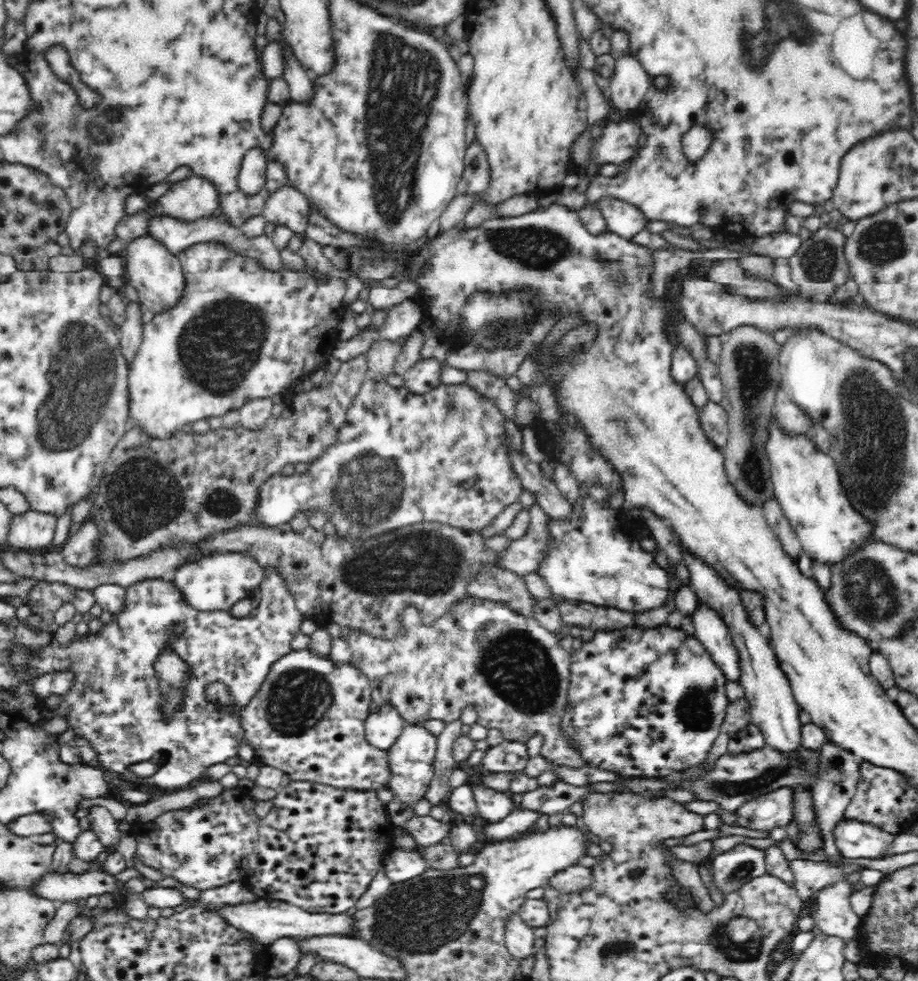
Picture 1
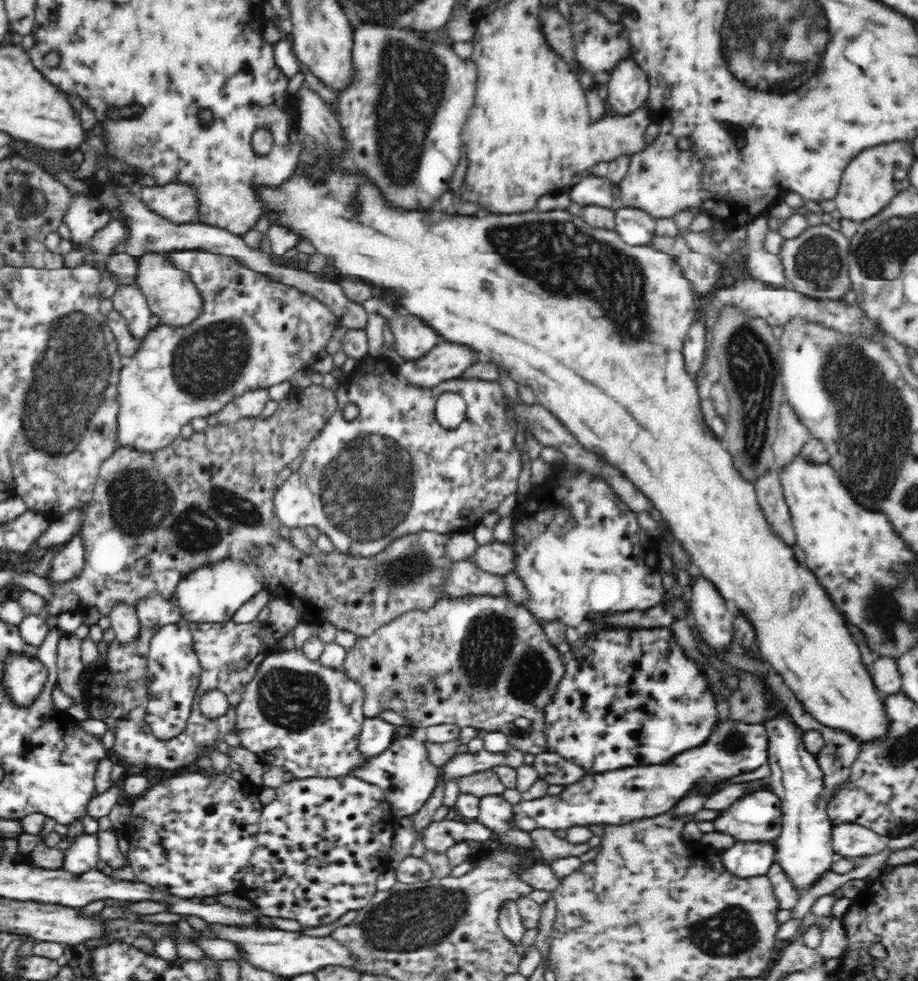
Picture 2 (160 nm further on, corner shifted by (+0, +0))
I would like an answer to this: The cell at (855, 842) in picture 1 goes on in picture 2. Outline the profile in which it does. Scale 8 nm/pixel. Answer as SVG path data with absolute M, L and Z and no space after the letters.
M839 824L832 827L831 843L837 857L854 859L883 851L890 837L876 834L862 825Z

